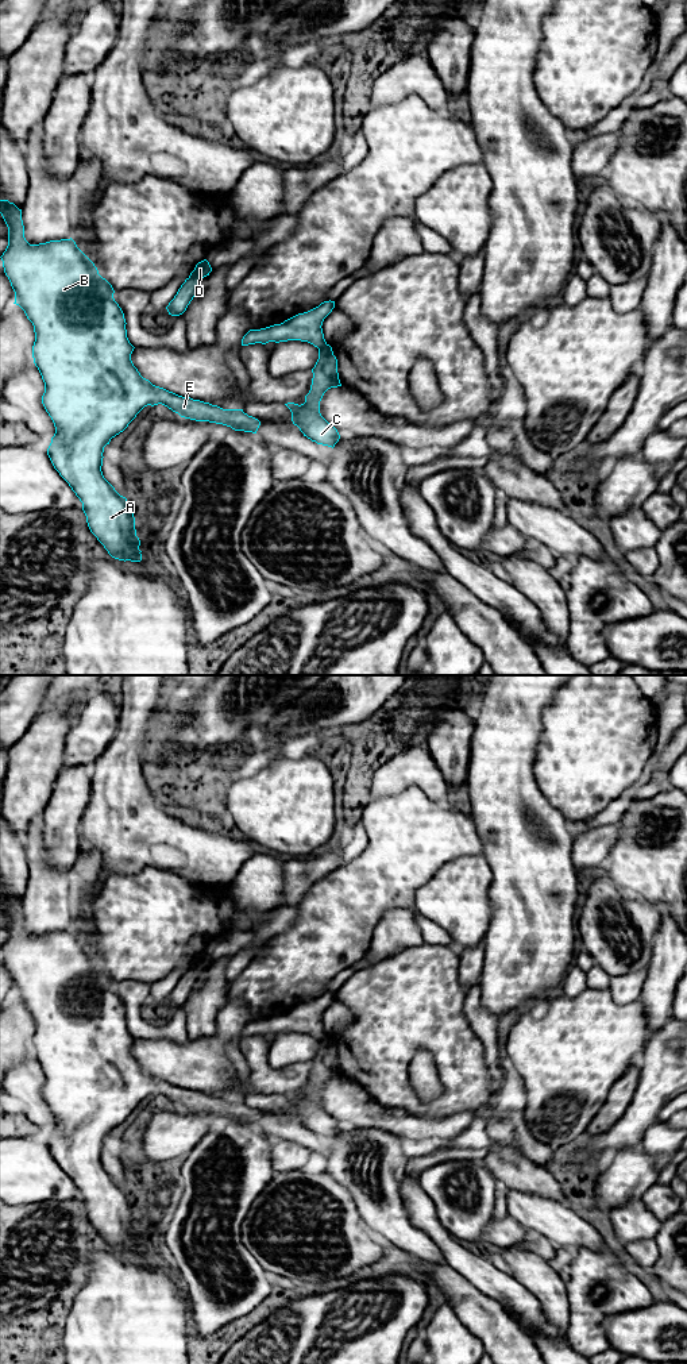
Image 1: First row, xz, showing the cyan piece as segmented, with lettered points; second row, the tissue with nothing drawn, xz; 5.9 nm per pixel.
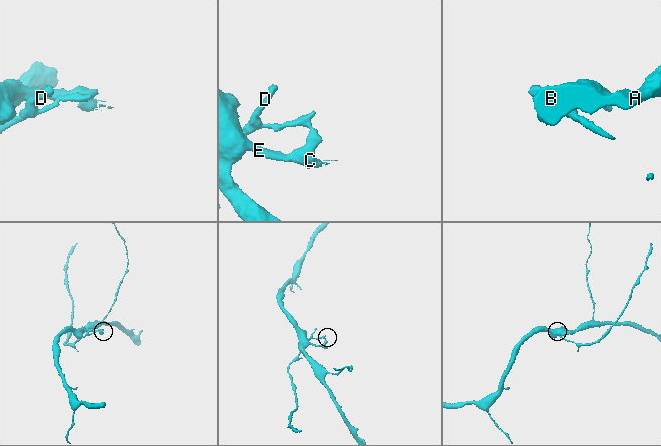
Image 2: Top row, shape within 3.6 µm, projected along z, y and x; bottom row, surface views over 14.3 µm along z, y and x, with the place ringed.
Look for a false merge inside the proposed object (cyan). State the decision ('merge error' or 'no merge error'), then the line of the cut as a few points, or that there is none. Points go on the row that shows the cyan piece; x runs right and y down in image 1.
merge error; cut in xz along (325, 343), (319, 350)

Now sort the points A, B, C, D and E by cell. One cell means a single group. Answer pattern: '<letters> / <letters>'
A B C E / D

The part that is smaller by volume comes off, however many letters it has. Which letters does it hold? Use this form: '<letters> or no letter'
D

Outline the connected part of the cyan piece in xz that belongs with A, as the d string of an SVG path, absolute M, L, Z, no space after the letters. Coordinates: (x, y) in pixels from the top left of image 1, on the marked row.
M0 200L0 213L8 227L8 246L0 258L15 292L13 304L24 311L34 325L32 358L45 382L42 404L55 427L47 455L54 469L82 502L88 527L108 554L119 560L140 562L140 540L136 536L134 513L128 508L127 498L115 490L101 471L104 447L109 444L111 439L123 432L144 406L158 404L167 406L181 417L223 424L235 431L256 434L260 421L244 413L243 409L223 409L209 402L182 397L143 378L131 361L135 347L127 338L127 323L121 308L113 298L115 290L99 274L94 263L77 247L72 238L30 244L24 238L22 209L13 203Z

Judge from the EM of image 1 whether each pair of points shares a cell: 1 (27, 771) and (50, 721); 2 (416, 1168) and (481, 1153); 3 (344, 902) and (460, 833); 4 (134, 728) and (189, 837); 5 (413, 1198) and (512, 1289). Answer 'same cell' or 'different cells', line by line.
1: same cell
2: same cell
3: same cell
4: same cell
5: same cell

